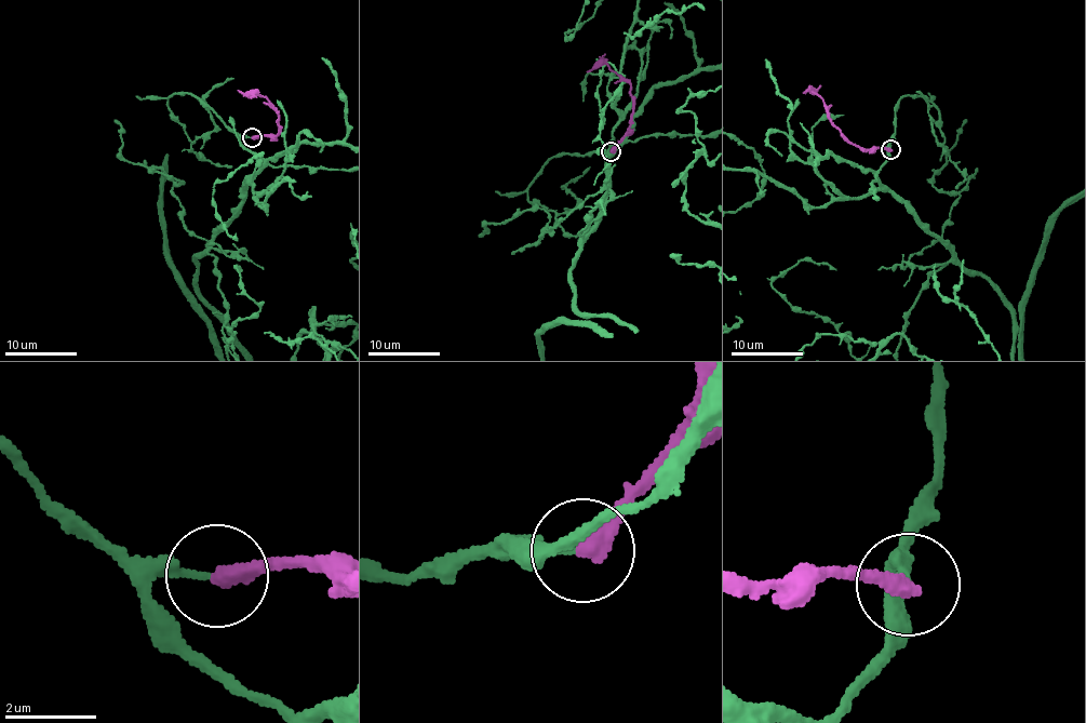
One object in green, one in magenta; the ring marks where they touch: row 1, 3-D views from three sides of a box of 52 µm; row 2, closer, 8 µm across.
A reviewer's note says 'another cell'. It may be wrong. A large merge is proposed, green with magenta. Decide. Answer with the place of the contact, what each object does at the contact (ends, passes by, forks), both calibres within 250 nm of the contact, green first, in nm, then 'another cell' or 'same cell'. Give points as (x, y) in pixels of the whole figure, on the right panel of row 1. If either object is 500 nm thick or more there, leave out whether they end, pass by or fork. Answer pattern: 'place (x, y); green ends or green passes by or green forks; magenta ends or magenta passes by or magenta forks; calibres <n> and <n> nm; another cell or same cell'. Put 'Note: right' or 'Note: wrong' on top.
Note: right
place (890, 149); green ends; magenta ends; calibres 140 and 440 nm; another cell

